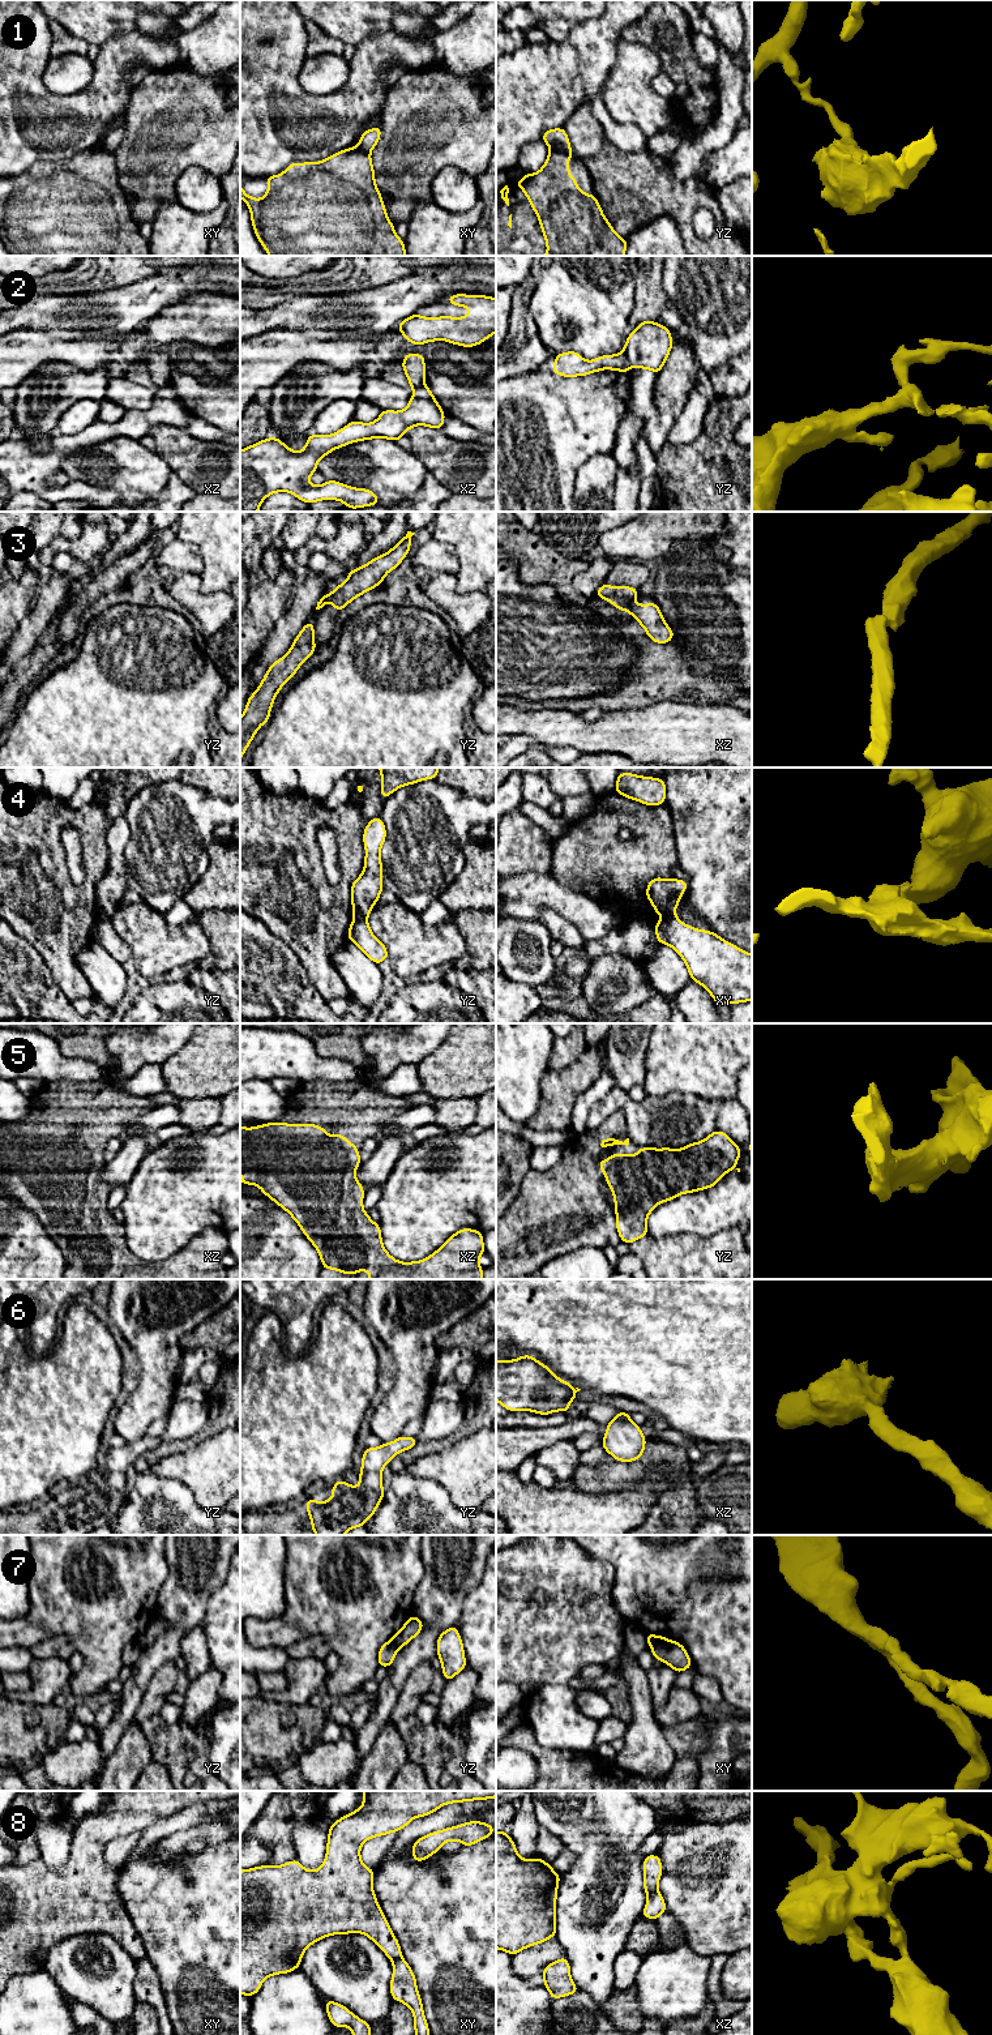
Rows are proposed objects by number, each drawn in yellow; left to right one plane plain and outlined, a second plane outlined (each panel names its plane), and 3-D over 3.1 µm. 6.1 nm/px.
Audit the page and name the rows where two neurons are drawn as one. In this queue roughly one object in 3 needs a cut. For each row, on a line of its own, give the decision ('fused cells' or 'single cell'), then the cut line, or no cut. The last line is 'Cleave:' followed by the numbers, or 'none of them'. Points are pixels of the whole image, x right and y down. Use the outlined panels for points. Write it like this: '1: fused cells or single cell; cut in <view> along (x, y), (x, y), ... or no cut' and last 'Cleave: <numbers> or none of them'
1: fused cells; cut in yz along (550, 149), (572, 154)
2: fused cells; cut in yz along (623, 351), (624, 357), (633, 364)
3: fused cells; cut in xz along (633, 601), (624, 608)
4: fused cells; cut in yz along (355, 916), (366, 919)
5: single cell; no cut
6: single cell; no cut
7: fused cells; cut in xy along (667, 1640), (658, 1641), (651, 1647)
8: fused cells; cut in xz along (657, 1890), (648, 1897)
Cleave: 1, 2, 3, 4, 7, 8

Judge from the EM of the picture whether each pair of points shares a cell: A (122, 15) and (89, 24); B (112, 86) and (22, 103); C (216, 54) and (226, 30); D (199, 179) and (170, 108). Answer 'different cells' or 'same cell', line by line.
A: same cell
B: same cell
C: same cell
D: different cells

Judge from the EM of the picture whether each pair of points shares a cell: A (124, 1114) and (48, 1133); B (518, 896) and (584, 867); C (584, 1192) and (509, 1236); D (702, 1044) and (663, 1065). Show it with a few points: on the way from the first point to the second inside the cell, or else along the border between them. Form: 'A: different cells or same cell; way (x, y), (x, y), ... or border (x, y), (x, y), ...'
A: same cell; way (106, 1114), (67, 1115)
B: different cells; border (550, 873), (559, 881), (582, 893)
C: same cell; way (565, 1209), (554, 1213), (538, 1223), (527, 1225)
D: same cell; way (693, 1050), (672, 1064)

